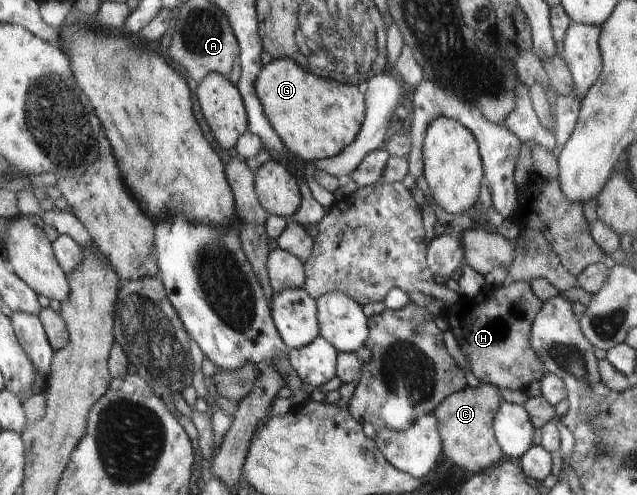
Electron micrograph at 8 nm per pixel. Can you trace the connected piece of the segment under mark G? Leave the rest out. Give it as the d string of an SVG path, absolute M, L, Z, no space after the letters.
M291 58L271 60L260 70L256 95L288 152L305 160L337 156L359 136L366 116L366 102L357 86L317 76Z

